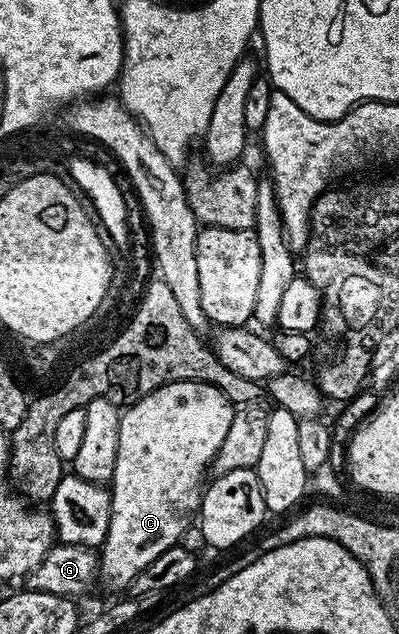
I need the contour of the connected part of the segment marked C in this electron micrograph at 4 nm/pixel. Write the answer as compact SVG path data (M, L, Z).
M166 383L163 387L158 387L153 393L149 393L145 398L137 400L136 403L130 404L120 414L119 417L119 440L117 441L117 469L109 484L111 492L111 520L109 521L109 533L101 548L101 558L99 561L98 578L111 591L126 592L132 581L137 577L137 573L141 573L141 569L145 569L149 565L149 561L153 561L157 557L161 557L161 553L165 553L165 549L176 546L180 542L179 539L187 531L187 526L192 526L193 520L196 518L199 510L199 501L201 498L201 484L204 482L203 471L210 468L211 463L215 459L217 449L221 449L221 441L225 441L225 433L229 433L229 425L233 421L233 413L235 407L226 399L223 394L213 385L208 383Z

